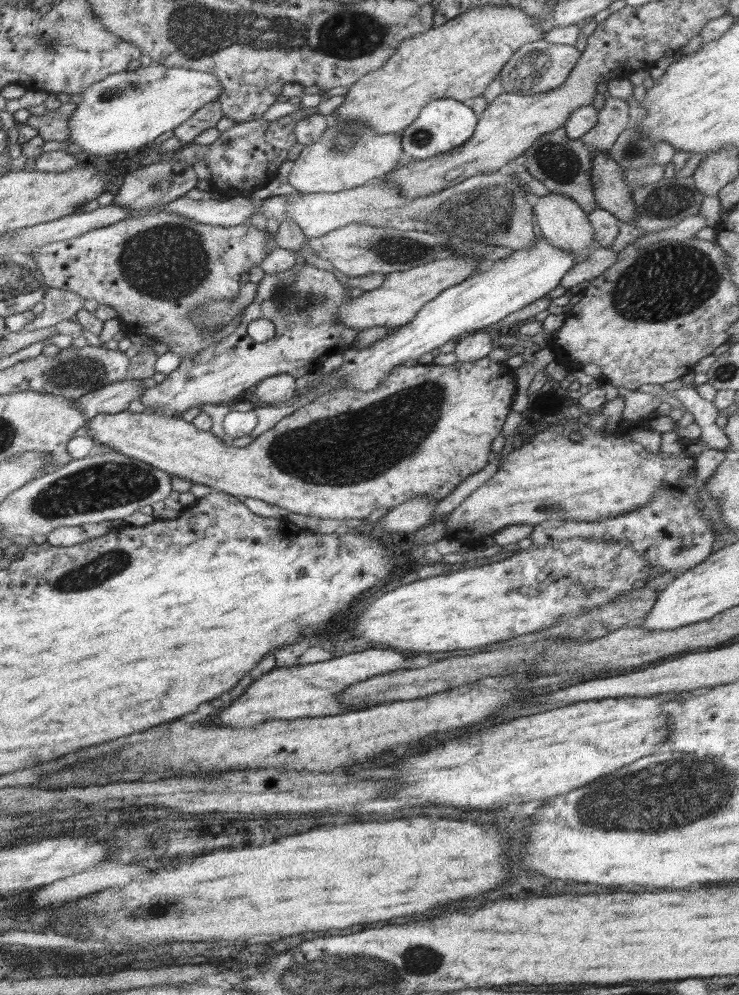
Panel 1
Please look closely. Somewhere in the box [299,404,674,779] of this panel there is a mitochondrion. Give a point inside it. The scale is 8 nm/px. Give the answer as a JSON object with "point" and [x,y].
{"point":[548,508]}

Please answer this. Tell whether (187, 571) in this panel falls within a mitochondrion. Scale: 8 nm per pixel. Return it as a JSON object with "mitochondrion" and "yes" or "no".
{"mitochondrion":"no"}

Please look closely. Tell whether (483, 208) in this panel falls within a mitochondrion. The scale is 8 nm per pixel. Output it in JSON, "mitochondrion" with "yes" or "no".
{"mitochondrion":"yes"}

